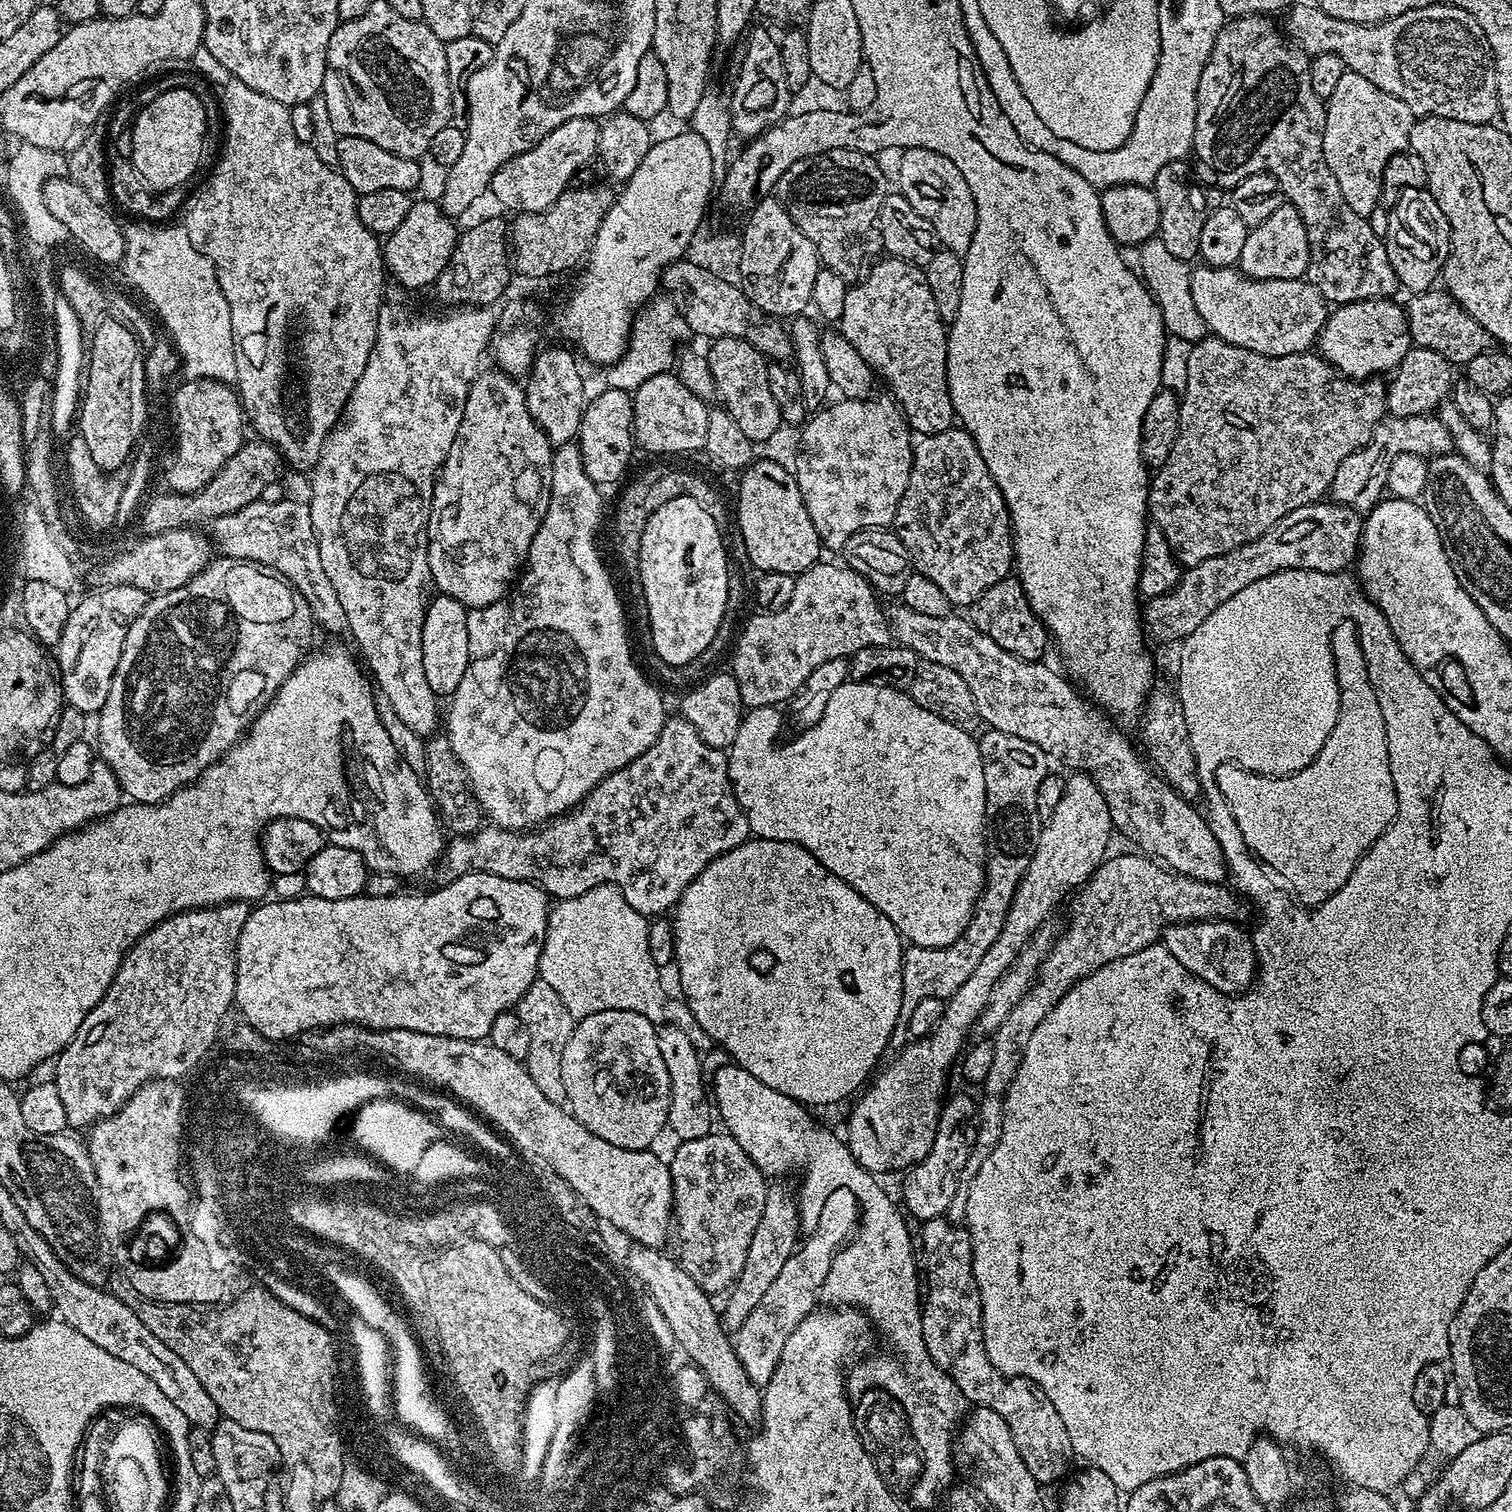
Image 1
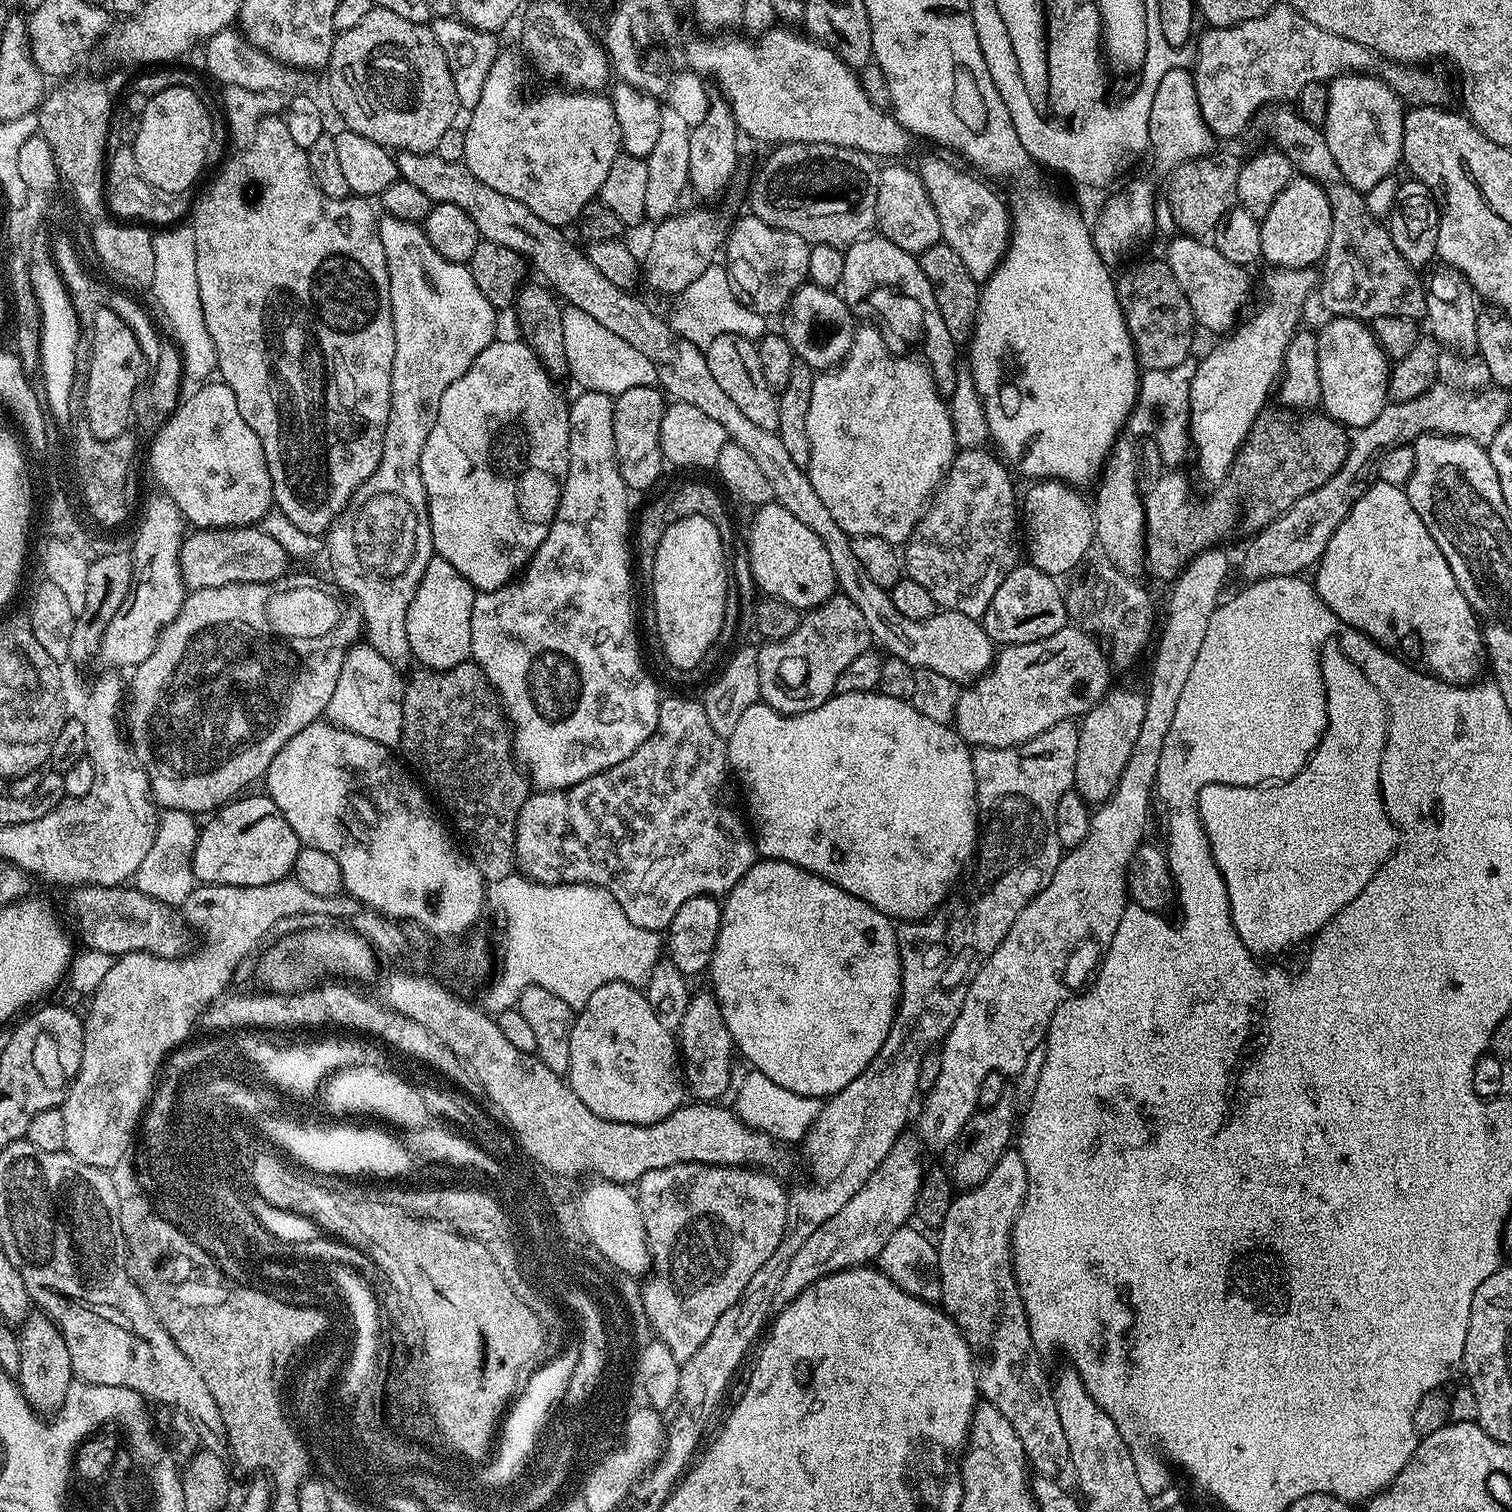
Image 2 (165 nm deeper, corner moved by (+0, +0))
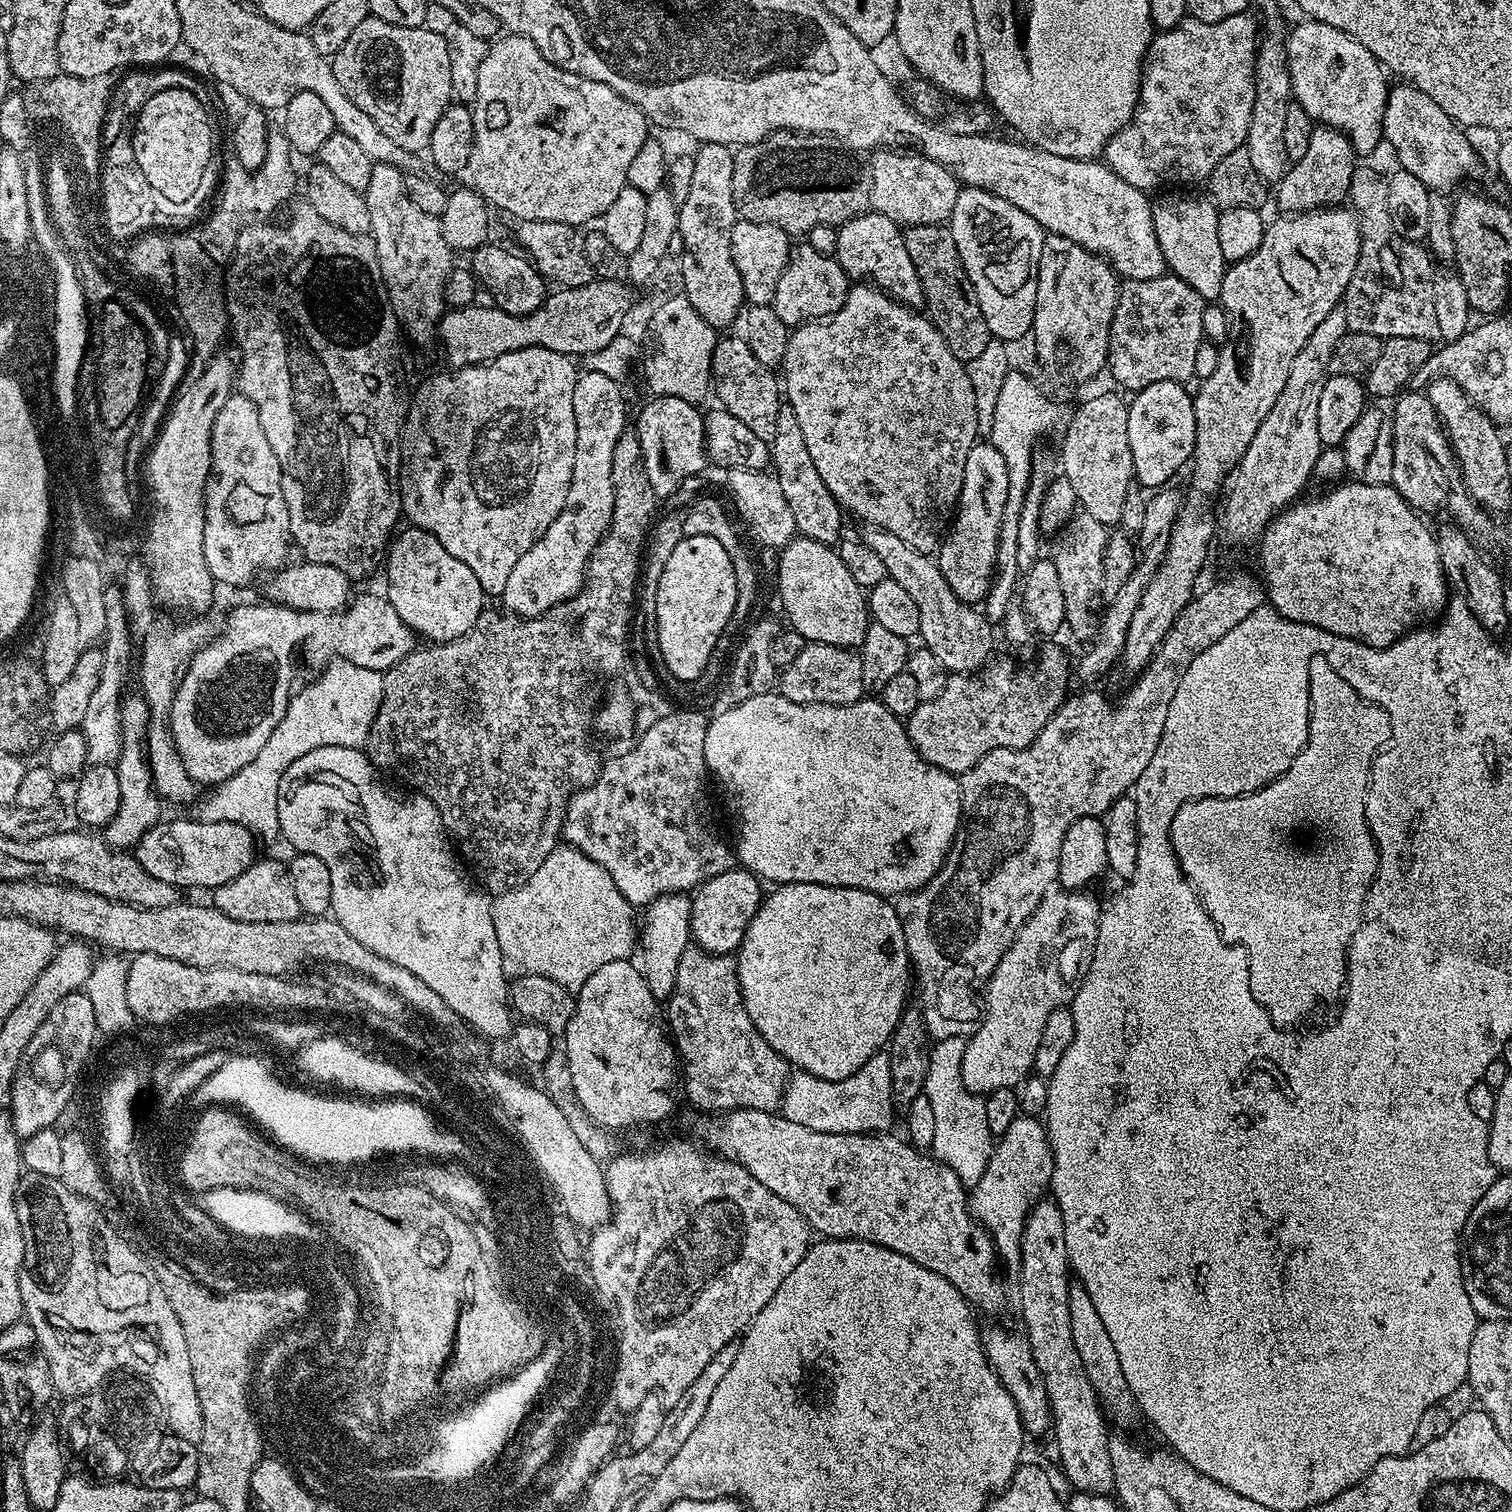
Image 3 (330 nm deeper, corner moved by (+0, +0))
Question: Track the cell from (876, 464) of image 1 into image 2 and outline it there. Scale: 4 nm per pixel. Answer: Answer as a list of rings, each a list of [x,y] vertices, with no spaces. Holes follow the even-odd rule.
[[[857,327],[854,342],[841,364],[813,375],[810,410],[806,413],[806,434],[810,434],[810,462],[806,471],[810,478],[810,486],[814,486],[814,491],[817,492],[818,498],[822,498],[826,510],[830,510],[834,522],[838,522],[838,526],[842,526],[842,530],[849,536],[881,536],[886,538],[886,542],[903,546],[908,543],[918,521],[924,517],[924,509],[928,507],[936,489],[940,486],[940,481],[948,473],[948,467],[952,464],[952,457],[956,455],[958,447],[952,429],[949,405],[945,397],[936,391],[936,384],[932,380],[932,373],[929,372],[927,363],[920,358],[911,360],[908,356],[895,356],[884,341],[885,333],[879,327],[868,327],[872,328]]]

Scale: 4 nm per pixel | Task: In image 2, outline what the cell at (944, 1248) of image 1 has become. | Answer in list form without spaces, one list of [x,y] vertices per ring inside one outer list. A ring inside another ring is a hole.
[[[1009,1150],[977,1188],[961,1191],[953,1199],[945,1222],[938,1229],[939,1303],[948,1313],[948,1317],[962,1330],[966,1342],[972,1347],[979,1395],[987,1403],[998,1406],[1006,1422],[1014,1426],[1014,1434],[1018,1434],[1022,1442],[1031,1471],[1036,1476],[1056,1478],[1070,1464],[1066,1430],[1062,1430],[1062,1418],[1058,1418],[1058,1406],[1052,1396],[1050,1376],[1044,1373],[1044,1368],[1040,1365],[1041,1353],[1030,1338],[1024,1300],[1020,1296],[1020,1287],[1016,1284],[1016,1275],[1012,1269],[1012,1227],[1016,1215],[1024,1207],[1027,1189],[1026,1162],[1022,1162],[1019,1151]]]

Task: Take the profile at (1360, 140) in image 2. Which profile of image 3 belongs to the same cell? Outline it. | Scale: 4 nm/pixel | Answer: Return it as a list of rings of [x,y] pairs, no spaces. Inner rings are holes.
[[[1305,19],[1296,29],[1287,33],[1288,69],[1292,79],[1292,96],[1295,103],[1306,110],[1306,114],[1317,125],[1325,128],[1336,128],[1347,136],[1352,144],[1353,152],[1363,154],[1372,152],[1384,140],[1382,118],[1388,101],[1389,77],[1379,60],[1362,46],[1350,34],[1342,34],[1342,30],[1334,30],[1334,26],[1326,26],[1326,22]]]

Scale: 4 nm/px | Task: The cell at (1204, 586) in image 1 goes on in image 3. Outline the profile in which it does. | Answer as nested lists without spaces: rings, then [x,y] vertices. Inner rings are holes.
[[[1044,648],[1036,656],[1033,664],[1019,668],[1012,660],[996,660],[984,665],[975,674],[952,674],[947,677],[942,692],[936,698],[921,700],[914,714],[906,717],[908,737],[914,750],[928,764],[942,770],[959,774],[970,770],[990,750],[999,748],[1025,748],[1038,738],[1046,722],[1069,695],[1068,679],[1073,679],[1074,672],[1068,668],[1068,656],[1060,648]]]

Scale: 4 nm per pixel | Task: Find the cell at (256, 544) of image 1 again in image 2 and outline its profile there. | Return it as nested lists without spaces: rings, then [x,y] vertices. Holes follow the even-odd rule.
[[[357,642],[344,655],[338,686],[330,698],[327,723],[345,728],[364,738],[370,738],[389,750],[395,749],[402,738],[402,698],[405,681],[400,680],[401,669],[390,663],[367,642]]]

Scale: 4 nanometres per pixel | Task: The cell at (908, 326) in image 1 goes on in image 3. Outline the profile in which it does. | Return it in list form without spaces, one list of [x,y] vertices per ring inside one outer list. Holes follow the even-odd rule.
[[[869,210],[839,225],[835,257],[853,281],[867,282],[909,308],[923,305],[922,282],[918,282],[918,270],[914,270],[914,262],[906,251],[901,225],[886,218],[886,214]]]

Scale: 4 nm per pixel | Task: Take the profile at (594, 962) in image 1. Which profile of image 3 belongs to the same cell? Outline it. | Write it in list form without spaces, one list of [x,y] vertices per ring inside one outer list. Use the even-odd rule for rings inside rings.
[[[558,846],[546,862],[530,874],[527,882],[509,892],[499,893],[492,901],[494,934],[498,934],[498,950],[502,950],[504,971],[513,977],[542,974],[542,978],[550,978],[550,982],[558,982],[558,986],[575,994],[594,970],[606,966],[606,962],[627,960],[633,955],[638,944],[638,928],[635,923],[632,925],[632,912],[633,905],[622,898],[622,890],[614,886],[614,878],[610,878],[598,862],[586,858],[586,854],[577,848]]]

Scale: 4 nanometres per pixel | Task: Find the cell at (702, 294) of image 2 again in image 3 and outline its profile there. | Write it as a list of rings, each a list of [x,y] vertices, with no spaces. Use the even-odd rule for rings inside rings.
[[[682,294],[670,297],[662,303],[652,314],[650,320],[650,334],[654,338],[657,346],[656,352],[652,358],[648,359],[644,366],[644,376],[653,395],[670,396],[682,398],[683,401],[699,403],[707,390],[711,389],[712,360],[713,348],[716,345],[718,334],[717,331],[702,319],[693,307],[690,306],[689,300]]]

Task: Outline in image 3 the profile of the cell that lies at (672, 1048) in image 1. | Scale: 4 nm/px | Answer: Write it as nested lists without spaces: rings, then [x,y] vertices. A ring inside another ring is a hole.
[[[684,894],[660,896],[647,905],[644,925],[641,923],[638,928],[641,951],[638,967],[642,978],[646,978],[646,986],[650,986],[650,994],[654,994],[654,998],[661,1002],[667,1001],[672,995],[674,978],[678,978],[678,962],[682,962],[682,954],[690,947],[691,904],[691,899]]]

